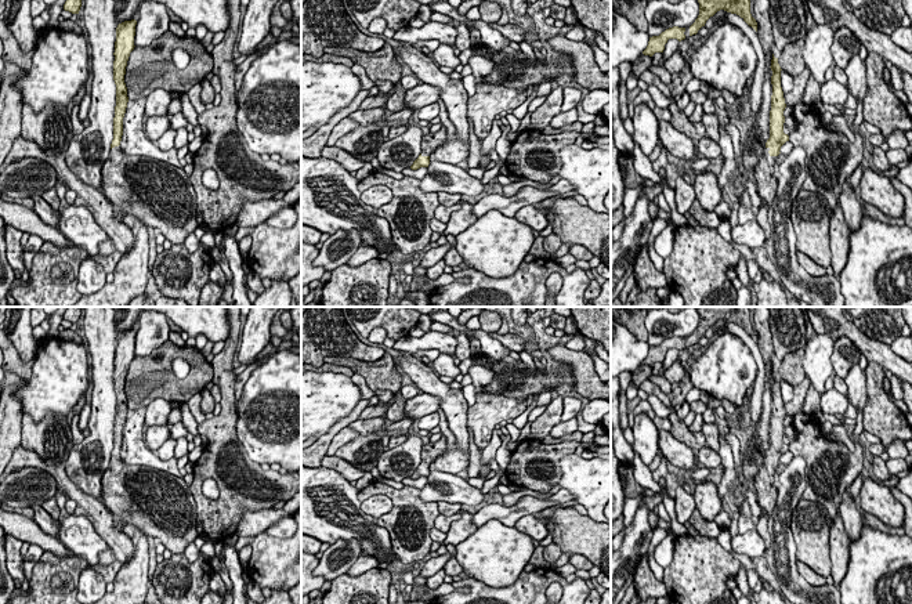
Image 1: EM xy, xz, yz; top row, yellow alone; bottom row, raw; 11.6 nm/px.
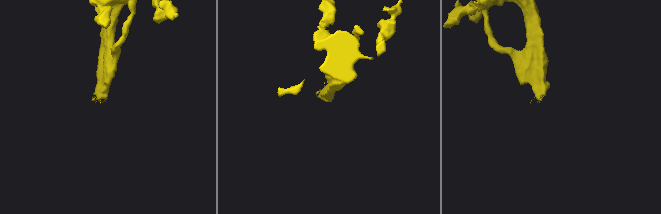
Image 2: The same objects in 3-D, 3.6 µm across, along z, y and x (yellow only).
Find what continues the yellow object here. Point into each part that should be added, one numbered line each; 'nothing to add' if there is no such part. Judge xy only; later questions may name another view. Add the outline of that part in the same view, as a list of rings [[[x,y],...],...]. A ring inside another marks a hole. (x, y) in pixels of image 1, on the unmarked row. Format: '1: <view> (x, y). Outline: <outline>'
1: xy (160, 505). Outline: [[[111,459],[102,475],[101,502],[146,536],[159,538],[171,554],[182,554],[199,536],[196,503],[181,477]]]

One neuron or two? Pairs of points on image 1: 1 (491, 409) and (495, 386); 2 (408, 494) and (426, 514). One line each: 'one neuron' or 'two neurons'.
1: two neurons
2: one neuron

